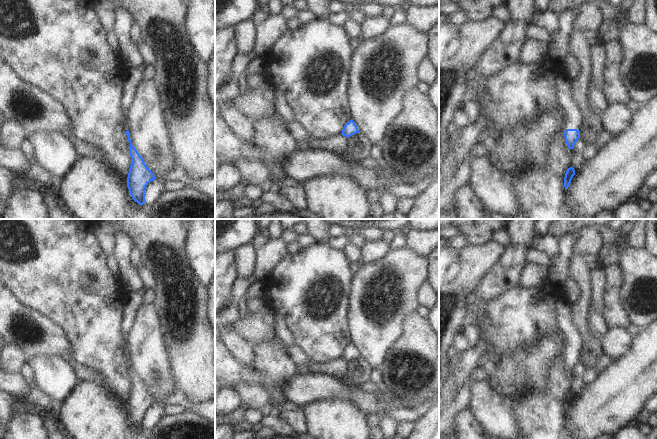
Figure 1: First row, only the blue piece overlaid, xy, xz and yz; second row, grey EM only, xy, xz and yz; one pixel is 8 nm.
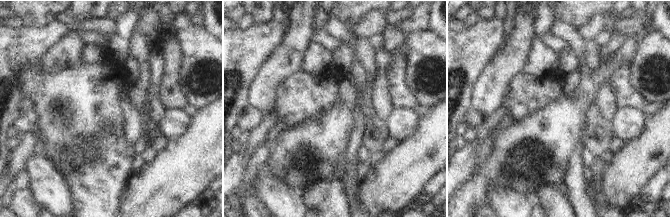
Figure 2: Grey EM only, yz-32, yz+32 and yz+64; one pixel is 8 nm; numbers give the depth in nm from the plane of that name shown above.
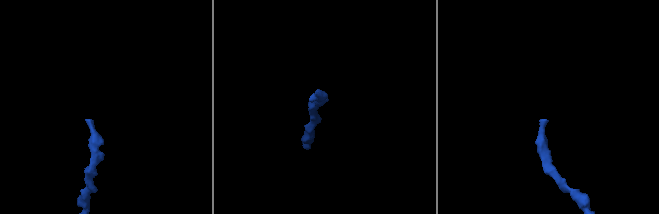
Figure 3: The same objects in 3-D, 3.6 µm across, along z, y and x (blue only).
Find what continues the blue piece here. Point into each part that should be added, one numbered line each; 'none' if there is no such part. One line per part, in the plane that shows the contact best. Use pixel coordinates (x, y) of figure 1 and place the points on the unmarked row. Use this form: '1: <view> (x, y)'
1: yz (574, 341)

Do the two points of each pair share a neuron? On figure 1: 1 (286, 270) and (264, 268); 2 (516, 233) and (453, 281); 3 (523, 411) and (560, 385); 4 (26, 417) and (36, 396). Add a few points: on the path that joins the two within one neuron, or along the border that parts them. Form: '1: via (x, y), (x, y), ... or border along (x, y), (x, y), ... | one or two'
1: border along (287, 252), (263, 281) | two
2: border along (505, 247), (499, 259), (491, 267) | two
3: via (532, 411), (551, 394) | one
4: border along (32, 409), (19, 409), (10, 419) | two

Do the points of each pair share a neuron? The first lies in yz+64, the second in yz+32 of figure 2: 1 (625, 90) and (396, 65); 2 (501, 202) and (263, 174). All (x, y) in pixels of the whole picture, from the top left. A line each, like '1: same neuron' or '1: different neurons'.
1: same neuron
2: same neuron

